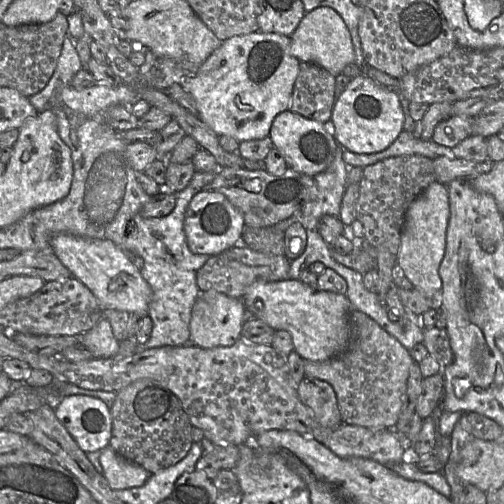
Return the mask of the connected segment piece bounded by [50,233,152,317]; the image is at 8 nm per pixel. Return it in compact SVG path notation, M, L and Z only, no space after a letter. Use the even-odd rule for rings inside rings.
M60 233L50 239L50 249L72 277L82 282L95 295L103 310L134 312L141 317L148 315L151 287L120 246L110 240Z

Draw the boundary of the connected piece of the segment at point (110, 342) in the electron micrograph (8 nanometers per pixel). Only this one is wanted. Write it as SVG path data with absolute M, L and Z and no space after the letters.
M101 318L91 330L82 335L82 345L95 359L114 357L120 350L121 342L114 337L111 324L105 318Z

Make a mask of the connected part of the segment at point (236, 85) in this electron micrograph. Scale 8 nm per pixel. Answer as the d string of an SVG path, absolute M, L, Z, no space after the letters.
M252 32L222 41L197 73L184 76L181 84L194 98L198 117L217 136L227 135L244 142L268 137L274 118L289 109L300 61L291 55L291 39L277 33Z

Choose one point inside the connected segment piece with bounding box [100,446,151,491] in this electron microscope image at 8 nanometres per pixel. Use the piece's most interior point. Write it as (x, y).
(120, 473)

